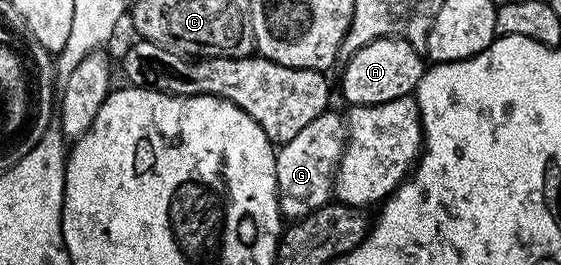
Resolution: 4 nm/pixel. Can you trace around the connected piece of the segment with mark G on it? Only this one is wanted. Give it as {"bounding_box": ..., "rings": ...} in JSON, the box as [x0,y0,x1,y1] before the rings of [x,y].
{"bounding_box":[276,109,346,221],"rings":[[[329,109],[322,112],[310,125],[305,125],[290,141],[279,144],[276,153],[276,188],[281,216],[295,221],[306,217],[314,209],[325,207],[334,195],[336,167],[344,152],[346,123]]]}

